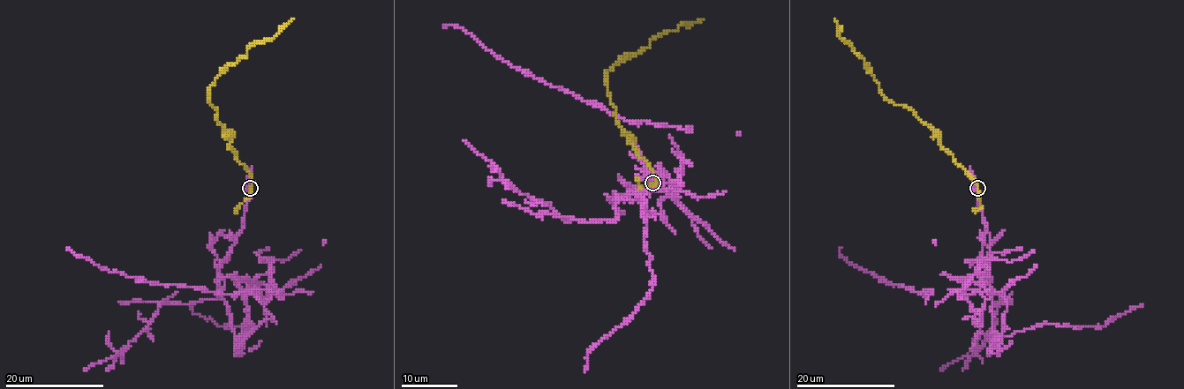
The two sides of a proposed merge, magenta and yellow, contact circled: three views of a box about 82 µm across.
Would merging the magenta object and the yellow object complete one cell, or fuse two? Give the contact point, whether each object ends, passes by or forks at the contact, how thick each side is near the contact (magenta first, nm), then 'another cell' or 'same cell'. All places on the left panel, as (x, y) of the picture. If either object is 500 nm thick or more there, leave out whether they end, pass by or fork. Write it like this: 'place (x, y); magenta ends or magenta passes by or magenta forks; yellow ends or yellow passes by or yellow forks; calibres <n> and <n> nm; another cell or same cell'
place (250, 188); magenta forks; yellow passes by; calibres 280 and 220 nm; another cell

